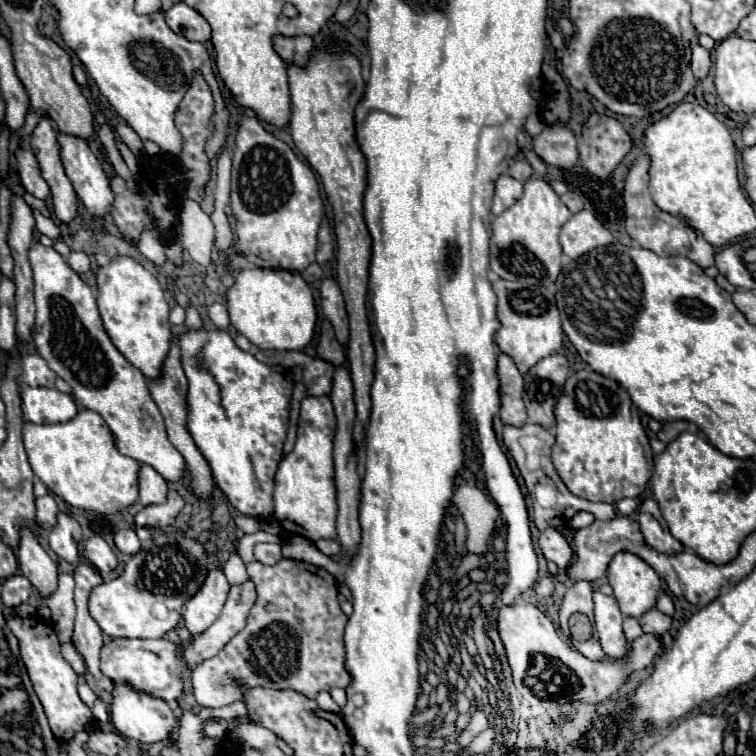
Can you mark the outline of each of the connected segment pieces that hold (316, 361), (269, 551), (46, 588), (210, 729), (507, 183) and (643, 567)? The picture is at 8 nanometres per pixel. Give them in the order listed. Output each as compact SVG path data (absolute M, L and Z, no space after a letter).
M255 351L255 357L261 363L269 363L269 365L283 365L283 367L291 367L291 365L299 365L303 369L303 385L307 387L307 395L315 397L315 395L329 395L331 393L331 385L333 385L333 371L335 367L329 361L323 361L319 357L309 357L297 351Z
M257 543L255 545L255 559L263 565L275 565L283 559L279 543Z
M23 529L21 533L17 557L21 573L31 581L31 585L39 591L39 595L43 599L53 595L57 589L57 565L47 555L47 551L37 543L37 539L31 535L29 529Z
M225 721L207 723L207 727L203 727L203 735L209 739L223 739L227 735L227 723Z
M501 175L497 179L497 187L495 187L493 215L499 215L505 209L509 209L519 199L519 195L523 195L523 183L519 183L517 179L513 179L509 175Z
M619 551L613 557L607 579L623 615L643 615L643 611L649 611L655 605L661 591L661 577L657 571L629 551Z

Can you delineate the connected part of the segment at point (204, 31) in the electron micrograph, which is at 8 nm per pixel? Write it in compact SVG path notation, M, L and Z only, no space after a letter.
M179 1L175 3L167 15L167 25L177 33L177 35L183 35L191 41L207 41L209 35L211 35L211 27L209 23L205 21L205 17L201 13L197 13L193 7L189 7L187 3Z

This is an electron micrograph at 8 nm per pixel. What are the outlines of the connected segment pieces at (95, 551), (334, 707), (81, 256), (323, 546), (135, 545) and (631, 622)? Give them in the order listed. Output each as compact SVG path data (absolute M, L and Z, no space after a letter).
M93 535L93 537L87 541L87 549L91 549L91 551L87 551L87 557L85 557L85 559L87 559L91 565L95 565L101 573L109 573L109 571L113 571L113 569L117 567L117 557L115 557L115 553L111 551L111 547L105 543L103 537Z
M321 691L321 693L317 695L317 703L319 703L319 707L325 709L325 711L333 711L333 713L339 713L339 711L341 711L341 707L331 699L331 695L329 695L327 691Z
M71 251L67 263L71 265L71 269L79 275L83 275L85 271L89 271L89 257L83 251Z
M319 539L315 545L325 555L337 555L339 553L339 543L335 539Z
M125 529L125 531L115 533L115 545L121 553L127 553L127 555L135 555L141 549L141 541L133 529Z
M625 617L625 621L623 621L623 631L625 631L625 637L627 637L629 641L637 639L639 635L643 635L643 629L641 629L641 625L639 625L639 619L635 619L635 617Z

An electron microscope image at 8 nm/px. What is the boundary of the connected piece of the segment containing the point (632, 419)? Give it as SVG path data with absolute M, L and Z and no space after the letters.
M581 369L567 379L555 417L557 443L551 457L571 493L605 503L641 495L653 473L653 451L627 389L591 369Z

